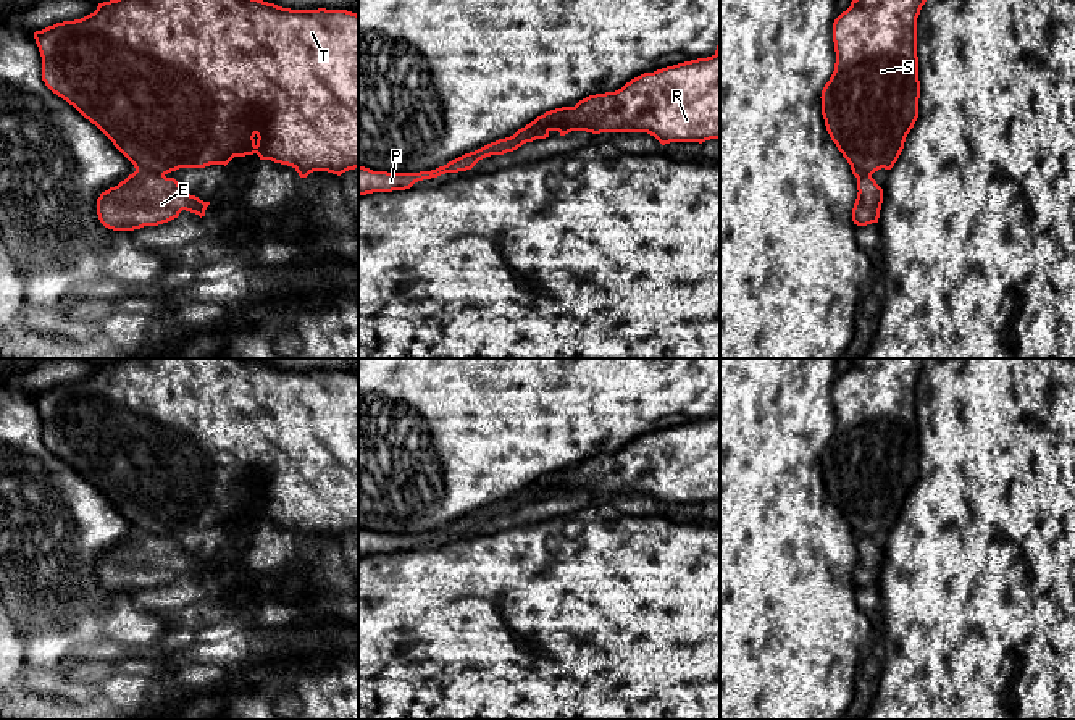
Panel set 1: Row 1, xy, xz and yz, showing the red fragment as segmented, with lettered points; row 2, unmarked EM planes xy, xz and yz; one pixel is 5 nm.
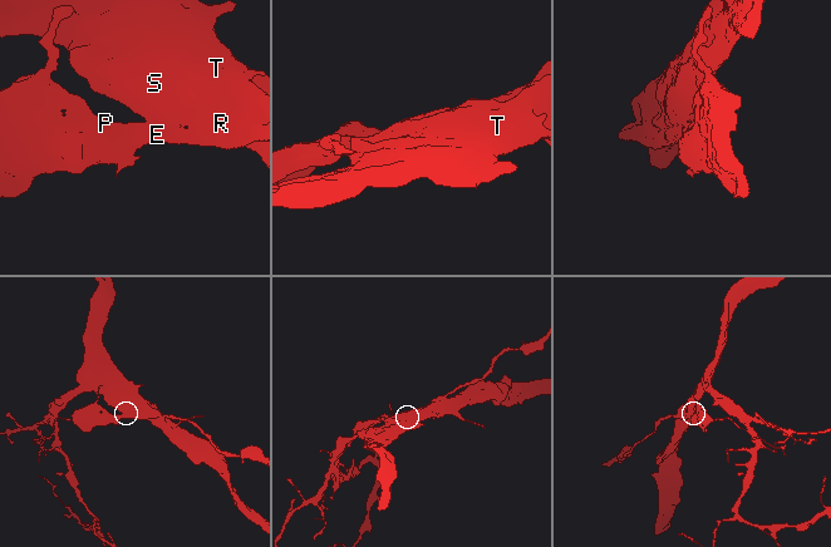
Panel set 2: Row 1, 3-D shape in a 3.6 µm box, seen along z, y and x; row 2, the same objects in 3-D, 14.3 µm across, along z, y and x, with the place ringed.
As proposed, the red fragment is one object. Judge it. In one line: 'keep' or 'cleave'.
cleave

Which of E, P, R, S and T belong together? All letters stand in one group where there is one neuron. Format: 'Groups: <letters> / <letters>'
Groups: E P / R S T

